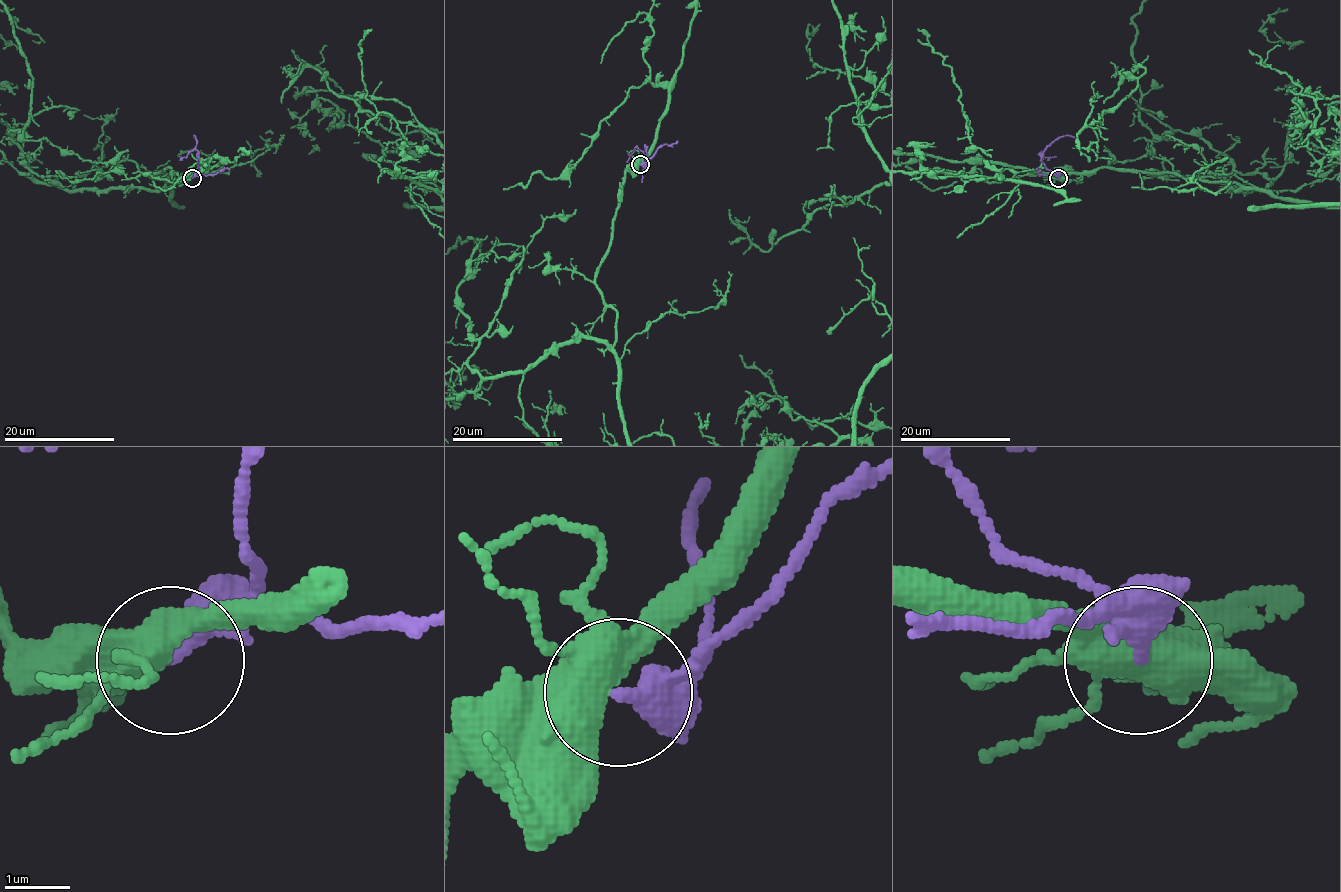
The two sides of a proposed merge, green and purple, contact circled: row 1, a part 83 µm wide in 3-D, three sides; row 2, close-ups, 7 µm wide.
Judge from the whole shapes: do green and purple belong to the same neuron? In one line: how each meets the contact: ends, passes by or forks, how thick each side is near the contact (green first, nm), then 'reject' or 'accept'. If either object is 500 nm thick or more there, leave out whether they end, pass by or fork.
green forks | purple ends | 480/380 nm | reject

